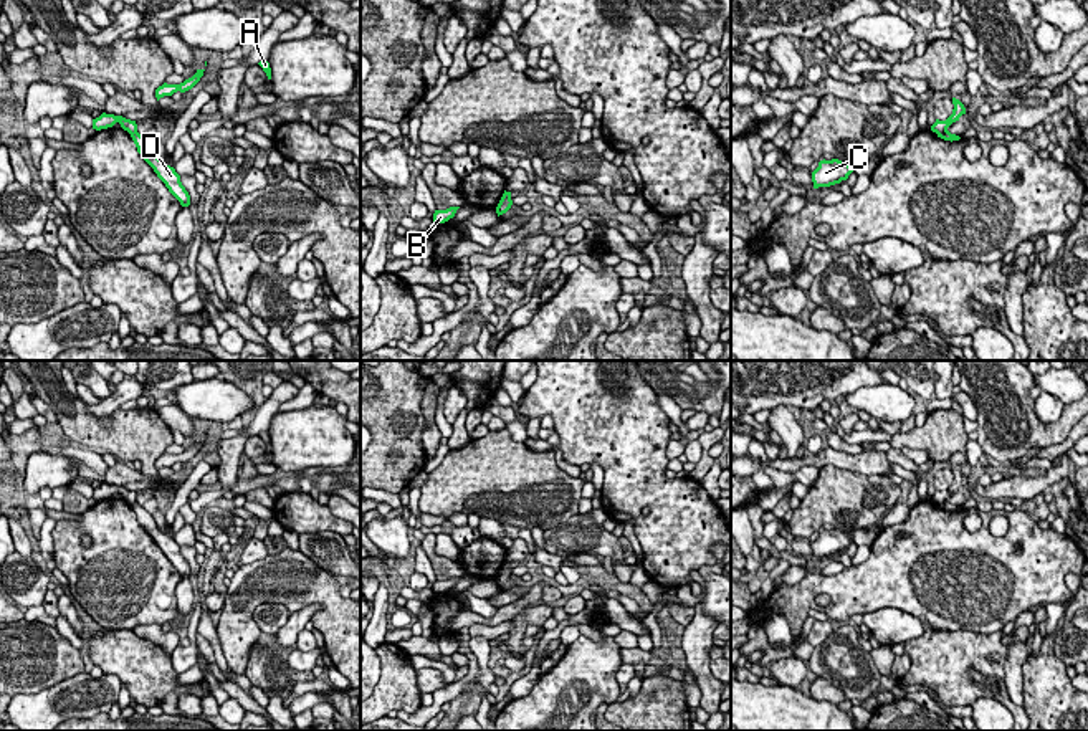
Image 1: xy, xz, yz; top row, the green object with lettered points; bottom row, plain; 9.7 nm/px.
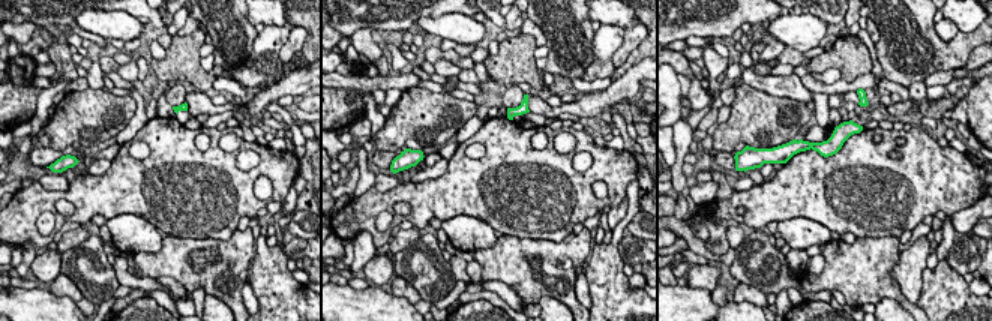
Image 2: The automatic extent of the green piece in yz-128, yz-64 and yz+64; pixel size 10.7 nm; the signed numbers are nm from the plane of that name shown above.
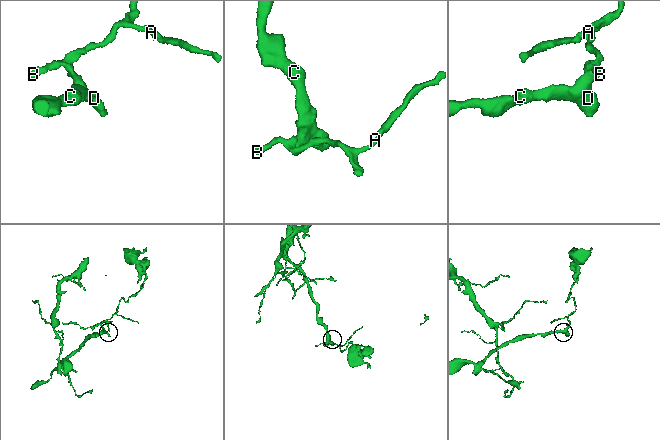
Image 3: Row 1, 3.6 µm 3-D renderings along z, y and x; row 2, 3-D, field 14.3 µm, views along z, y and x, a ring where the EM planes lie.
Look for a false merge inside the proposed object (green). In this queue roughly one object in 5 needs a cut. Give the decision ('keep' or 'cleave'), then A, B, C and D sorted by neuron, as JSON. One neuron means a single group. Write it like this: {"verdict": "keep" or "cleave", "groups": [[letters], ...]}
{"verdict": "cleave", "groups": [["A", "B"], ["C", "D"]]}

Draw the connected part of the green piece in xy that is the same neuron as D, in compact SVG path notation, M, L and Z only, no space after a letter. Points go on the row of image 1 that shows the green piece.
M137 131L131 134L137 152L142 159L154 169L157 177L165 184L169 192L180 202L182 207L190 205L190 195L180 182L180 175L175 172L174 167L164 164L159 157L152 144L141 136Z

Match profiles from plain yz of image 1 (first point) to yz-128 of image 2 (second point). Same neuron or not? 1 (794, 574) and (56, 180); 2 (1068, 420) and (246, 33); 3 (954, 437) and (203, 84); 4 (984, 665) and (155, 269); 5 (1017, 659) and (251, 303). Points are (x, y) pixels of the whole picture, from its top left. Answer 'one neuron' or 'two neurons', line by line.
1: one neuron
2: one neuron
3: one neuron
4: one neuron
5: one neuron

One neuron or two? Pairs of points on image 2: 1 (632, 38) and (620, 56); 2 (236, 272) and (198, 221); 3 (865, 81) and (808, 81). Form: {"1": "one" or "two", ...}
{"1": "one", "2": "two", "3": "one"}

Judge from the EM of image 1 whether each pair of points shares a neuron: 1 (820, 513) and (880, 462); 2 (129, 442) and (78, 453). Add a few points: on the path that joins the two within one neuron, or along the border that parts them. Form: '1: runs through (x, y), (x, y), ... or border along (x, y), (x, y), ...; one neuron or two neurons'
1: border along (827, 465), (832, 463), (867, 475), (885, 477); two neurons
2: border along (80, 445), (100, 452); two neurons

